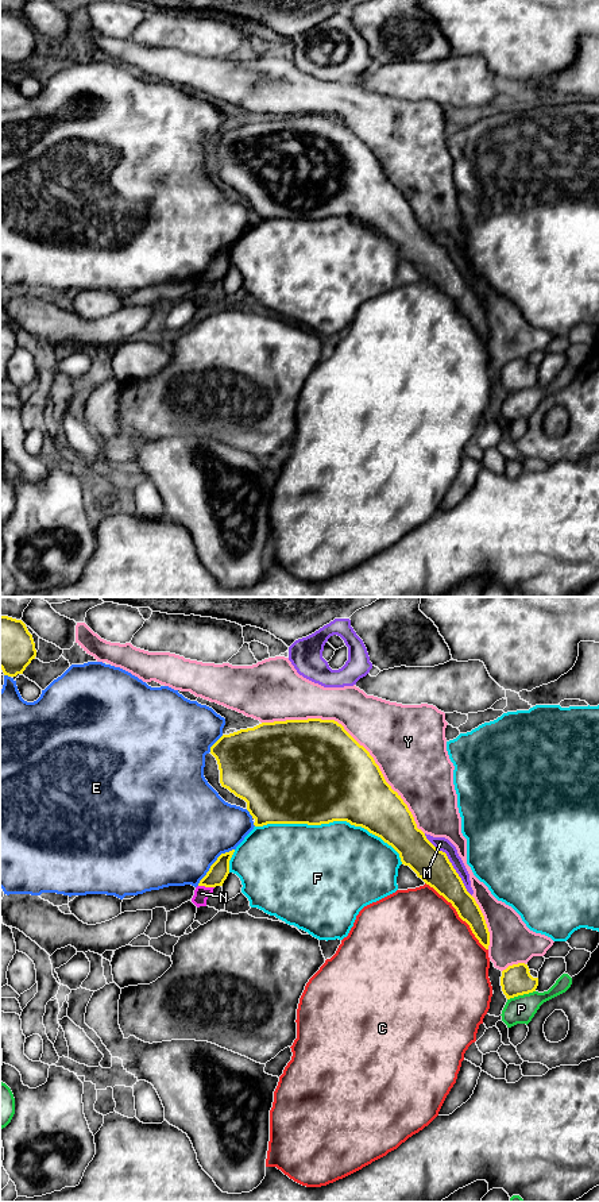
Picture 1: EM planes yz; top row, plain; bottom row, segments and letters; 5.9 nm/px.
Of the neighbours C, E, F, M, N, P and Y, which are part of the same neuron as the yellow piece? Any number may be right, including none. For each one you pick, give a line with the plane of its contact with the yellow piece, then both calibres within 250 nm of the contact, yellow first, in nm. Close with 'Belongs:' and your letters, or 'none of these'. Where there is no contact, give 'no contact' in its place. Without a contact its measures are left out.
Belongs: none of these

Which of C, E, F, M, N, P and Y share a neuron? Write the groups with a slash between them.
C / E / F / M / N / P / Y

